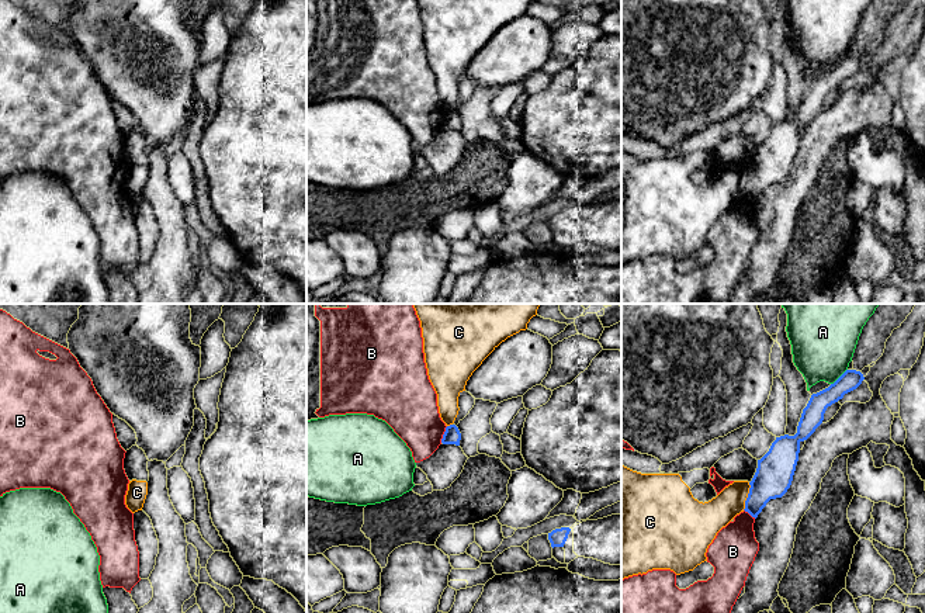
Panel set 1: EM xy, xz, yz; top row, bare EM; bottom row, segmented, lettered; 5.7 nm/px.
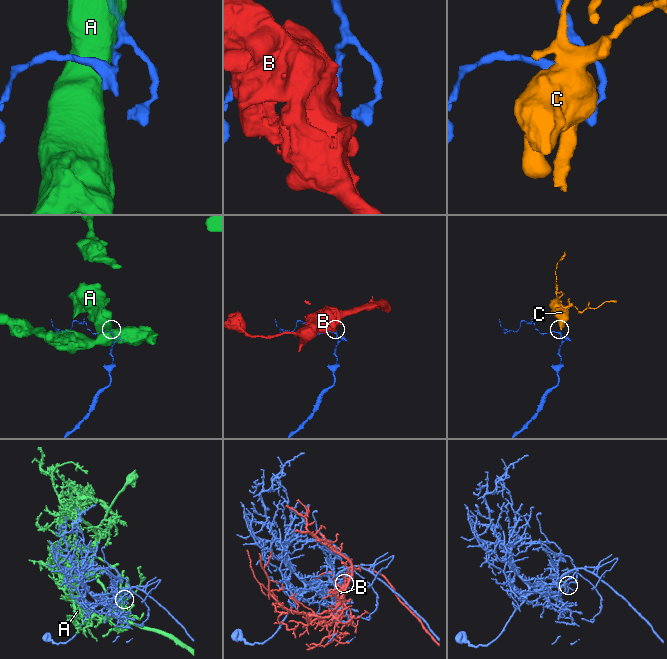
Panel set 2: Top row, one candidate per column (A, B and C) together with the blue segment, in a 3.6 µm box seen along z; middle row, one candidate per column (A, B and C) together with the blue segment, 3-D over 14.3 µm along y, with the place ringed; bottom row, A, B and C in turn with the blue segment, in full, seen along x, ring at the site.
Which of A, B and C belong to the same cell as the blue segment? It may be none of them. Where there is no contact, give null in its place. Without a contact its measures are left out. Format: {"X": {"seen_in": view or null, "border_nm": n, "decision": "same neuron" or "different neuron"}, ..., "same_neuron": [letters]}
{"A": {"seen_in": "yz", "border_nm": 130, "decision": "different neuron"}, "B": {"seen_in": "xz", "border_nm": 100, "decision": "different neuron"}, "C": {"seen_in": "yz", "border_nm": 170, "decision": "different neuron"}, "same_neuron": []}

